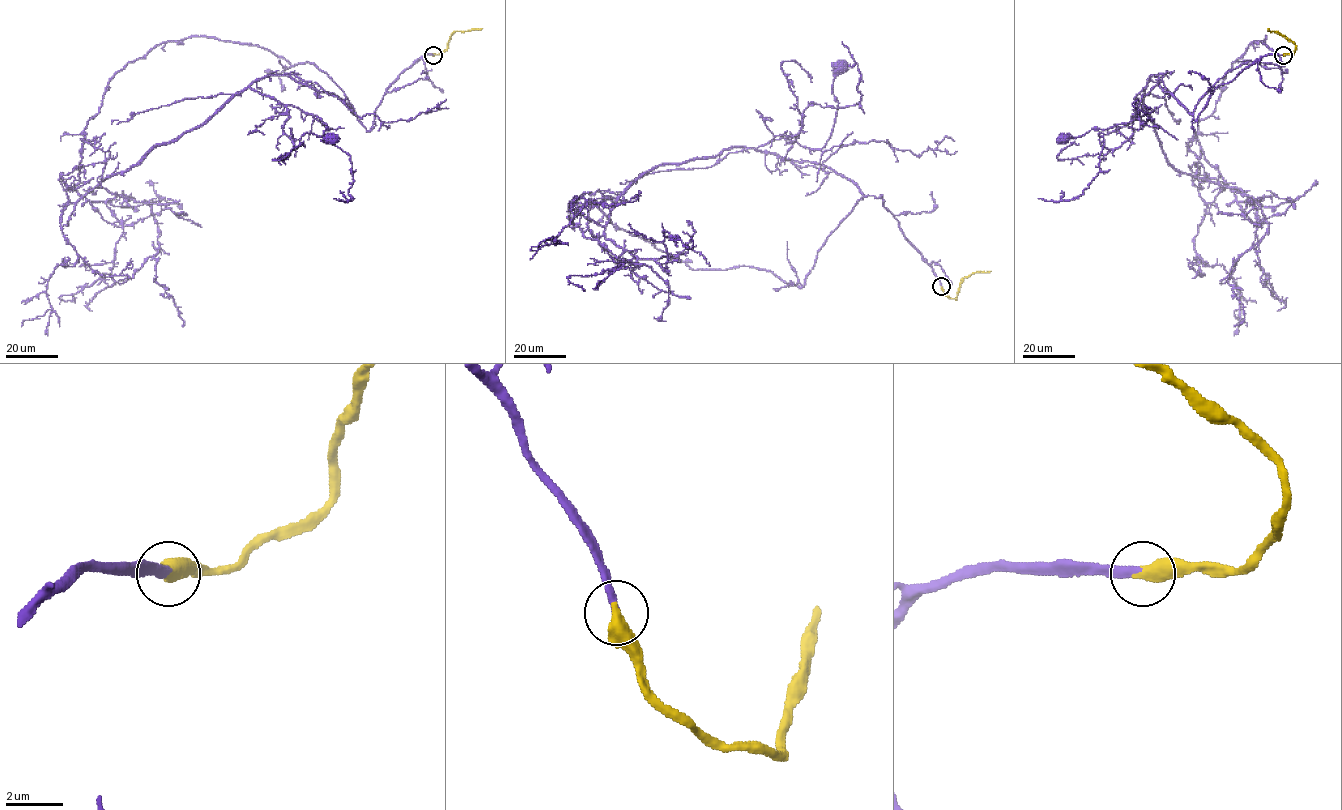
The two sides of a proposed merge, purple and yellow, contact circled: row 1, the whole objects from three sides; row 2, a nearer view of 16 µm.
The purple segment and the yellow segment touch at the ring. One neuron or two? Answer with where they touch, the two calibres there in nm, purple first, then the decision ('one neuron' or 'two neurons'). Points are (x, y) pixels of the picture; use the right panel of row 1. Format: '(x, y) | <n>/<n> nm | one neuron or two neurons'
(1283, 55) | 300/600 nm | one neuron

